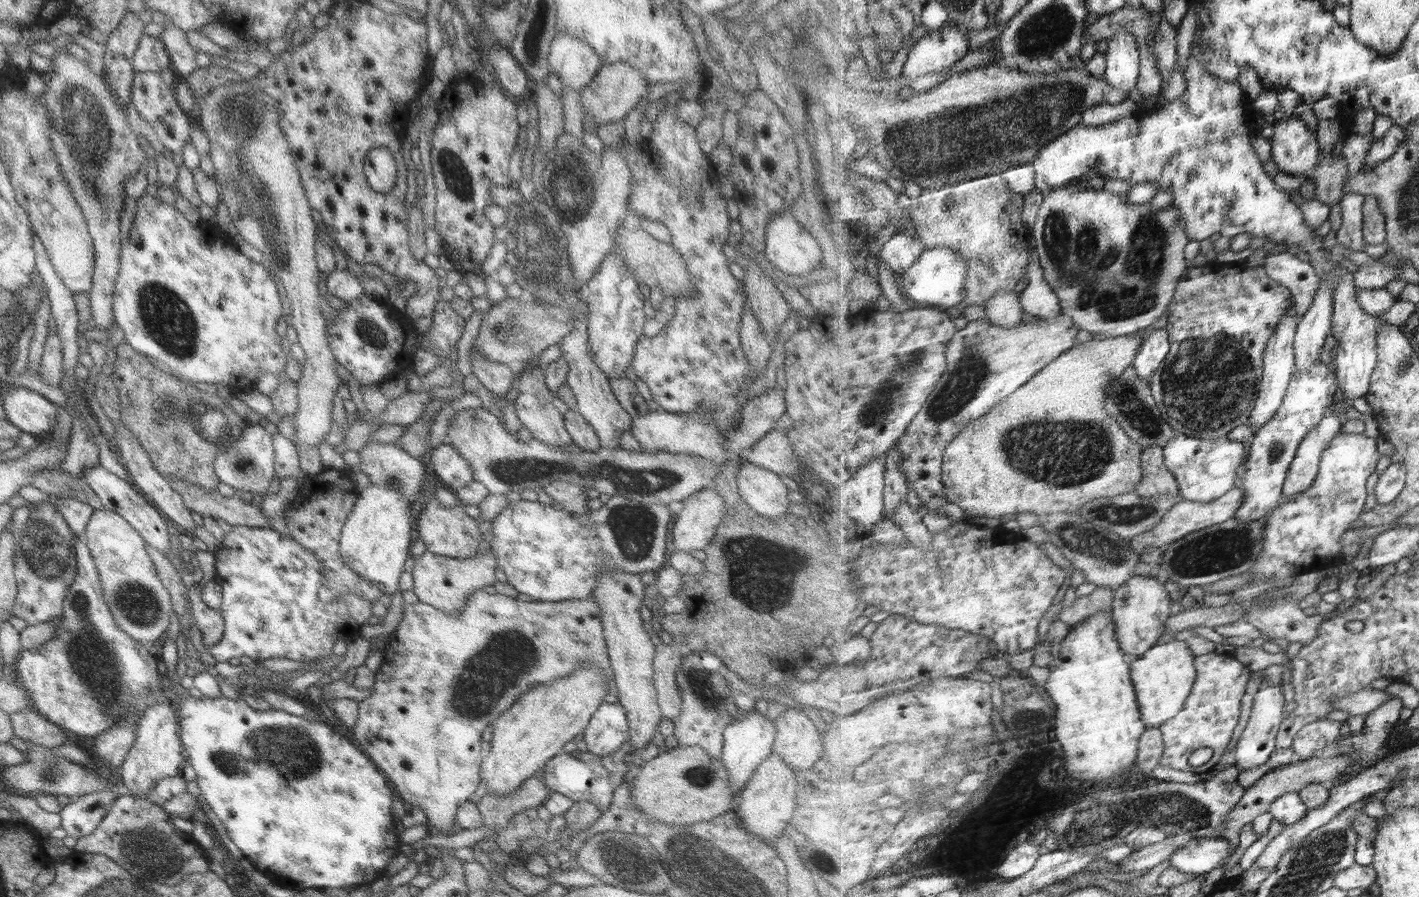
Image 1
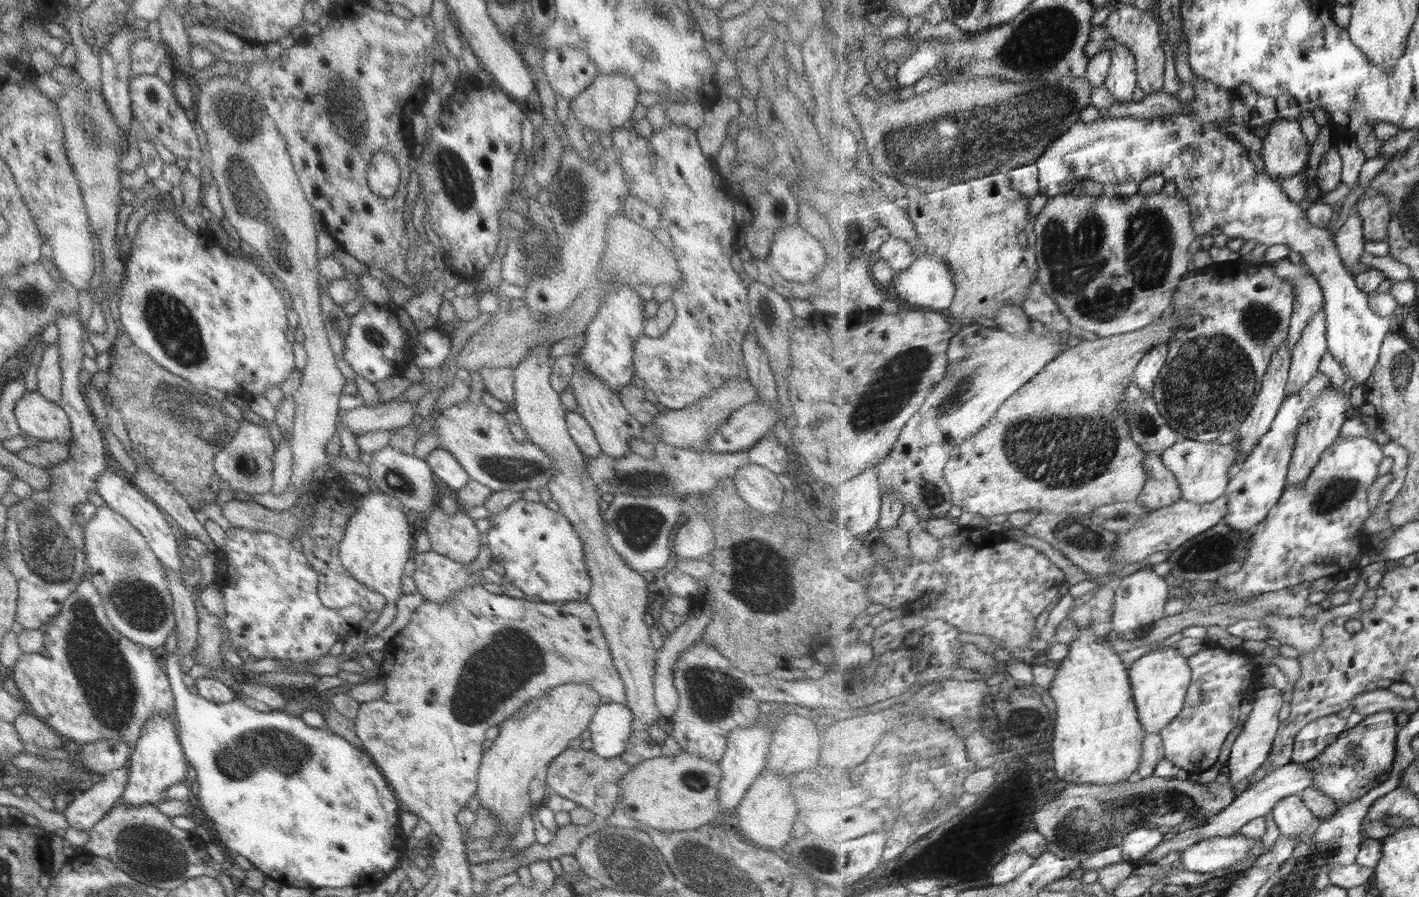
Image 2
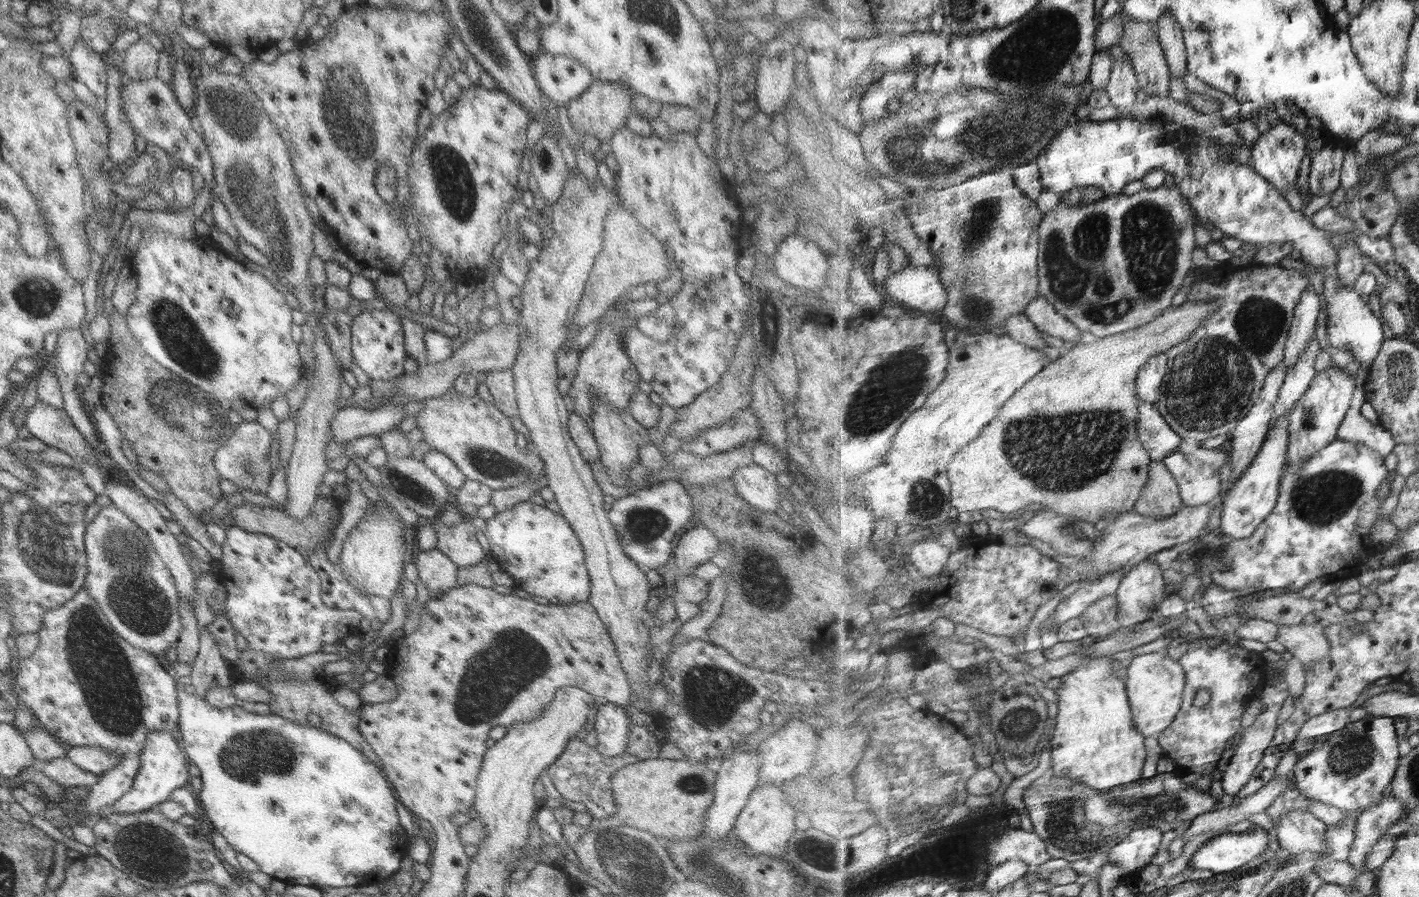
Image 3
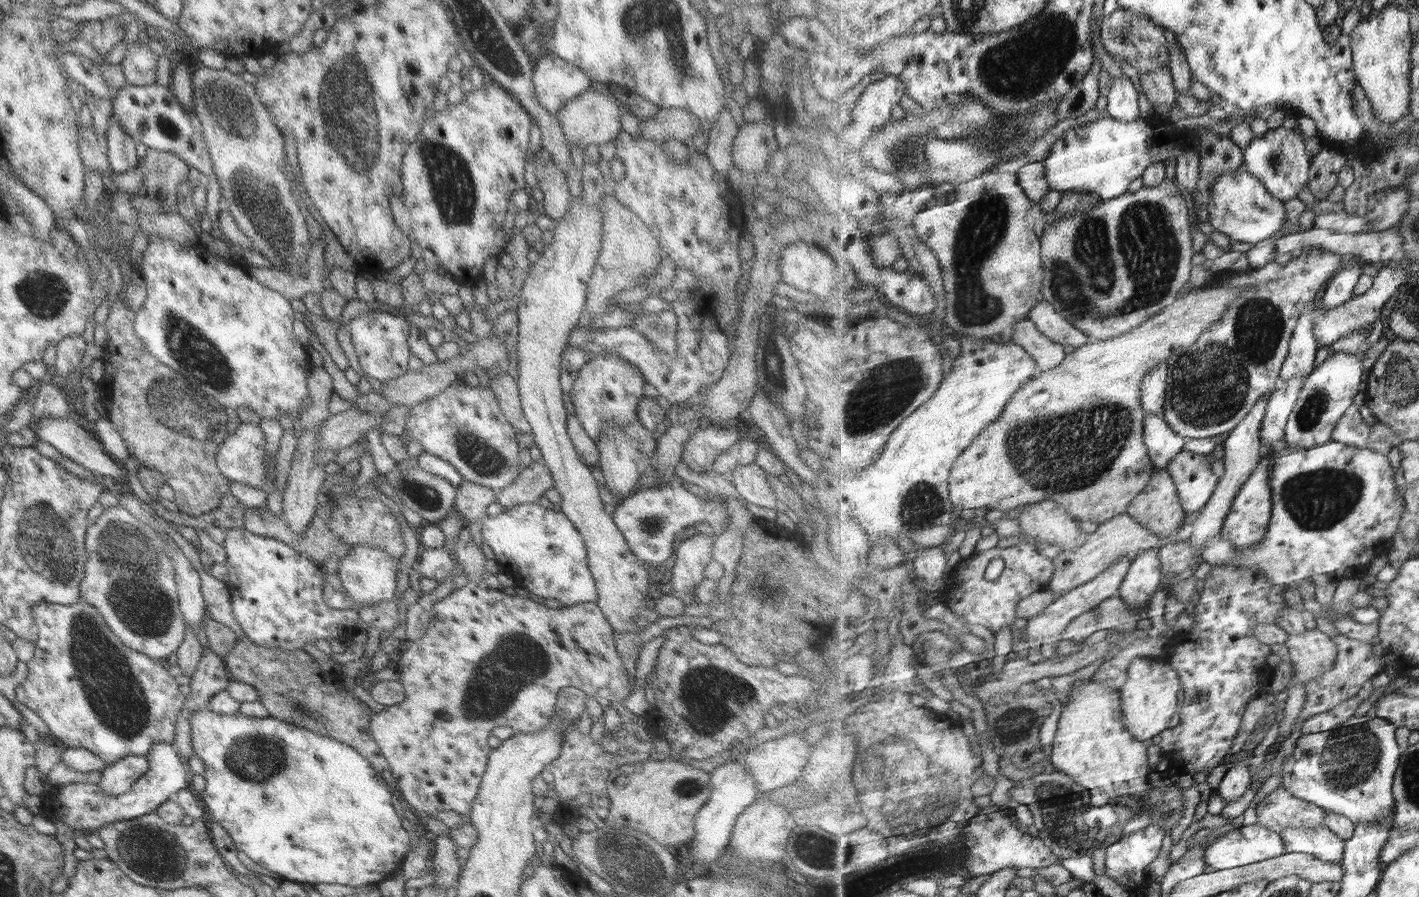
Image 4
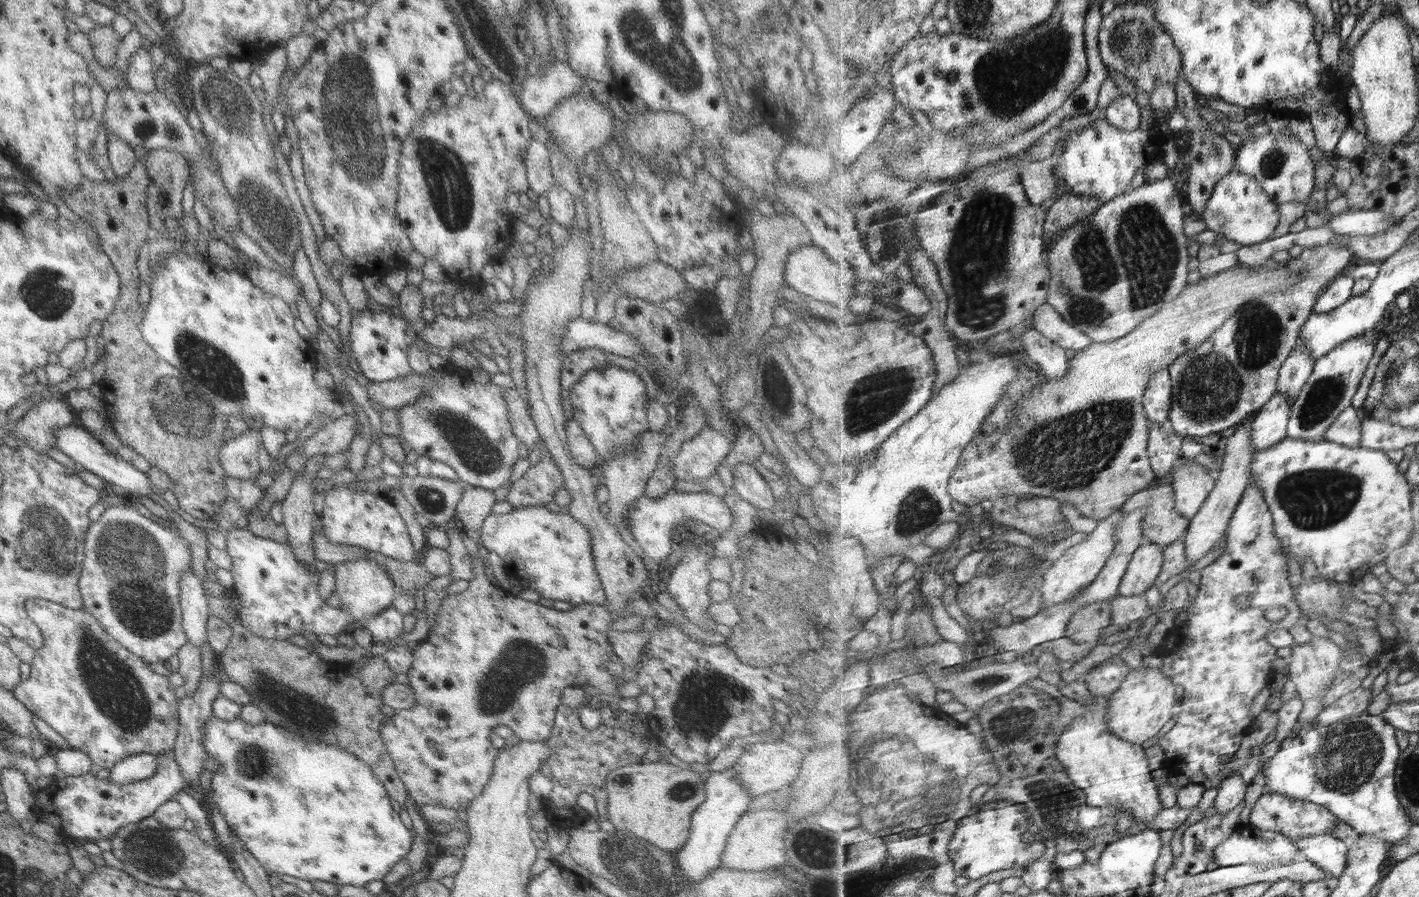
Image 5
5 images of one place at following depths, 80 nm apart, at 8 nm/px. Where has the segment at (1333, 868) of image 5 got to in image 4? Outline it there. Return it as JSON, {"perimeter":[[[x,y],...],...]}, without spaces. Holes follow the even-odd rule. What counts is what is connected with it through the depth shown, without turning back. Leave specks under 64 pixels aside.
{"perimeter":[[[1323,825],[1310,830],[1288,828],[1281,834],[1289,853],[1305,853],[1333,864],[1340,864],[1344,859],[1346,841]]]}

